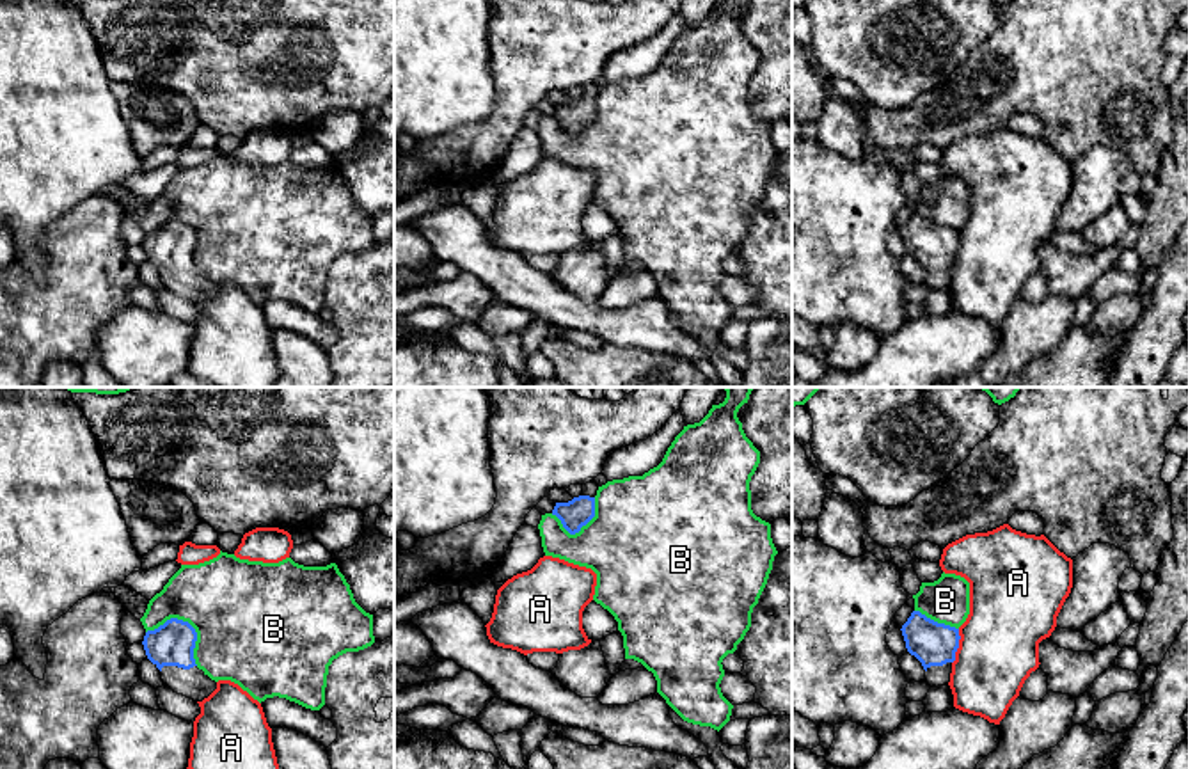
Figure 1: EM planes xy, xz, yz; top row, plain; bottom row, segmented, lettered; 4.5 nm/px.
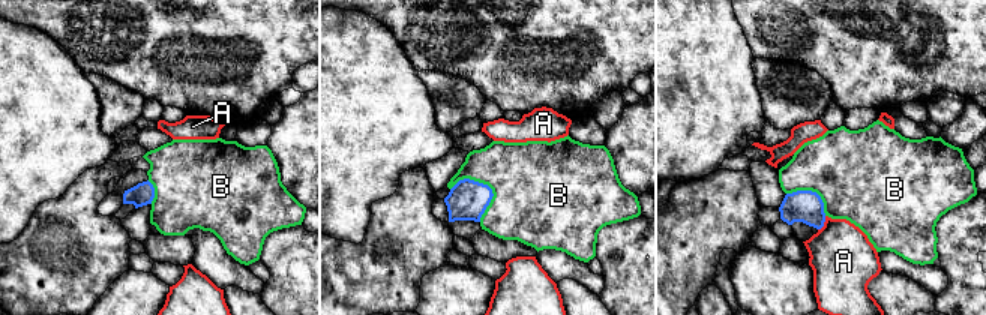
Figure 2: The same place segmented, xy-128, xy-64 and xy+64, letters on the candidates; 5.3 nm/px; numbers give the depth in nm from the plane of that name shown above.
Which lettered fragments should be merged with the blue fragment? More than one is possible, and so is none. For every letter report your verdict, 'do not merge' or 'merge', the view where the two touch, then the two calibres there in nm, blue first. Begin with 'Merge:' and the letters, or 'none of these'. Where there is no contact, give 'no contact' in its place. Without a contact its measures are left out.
Merge: none of these
A: do not merge; contact in yz; calibres 200 and 360 nm
B: do not merge; contact in xy; calibres 200 and 460 nm

